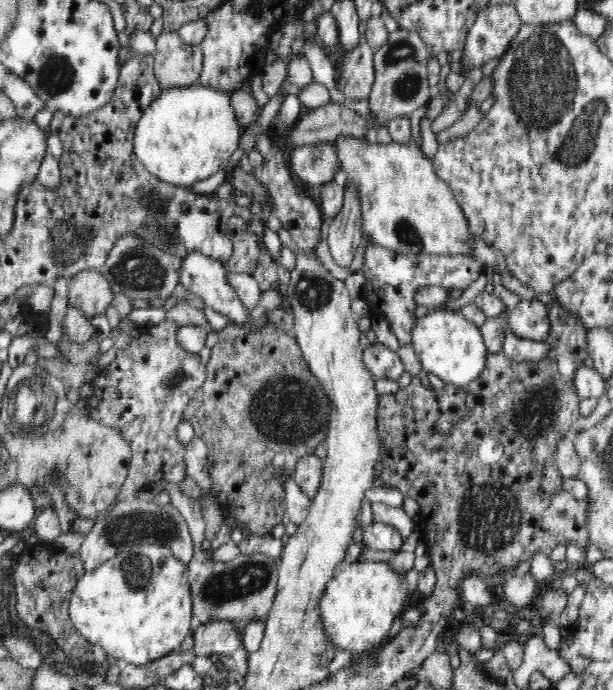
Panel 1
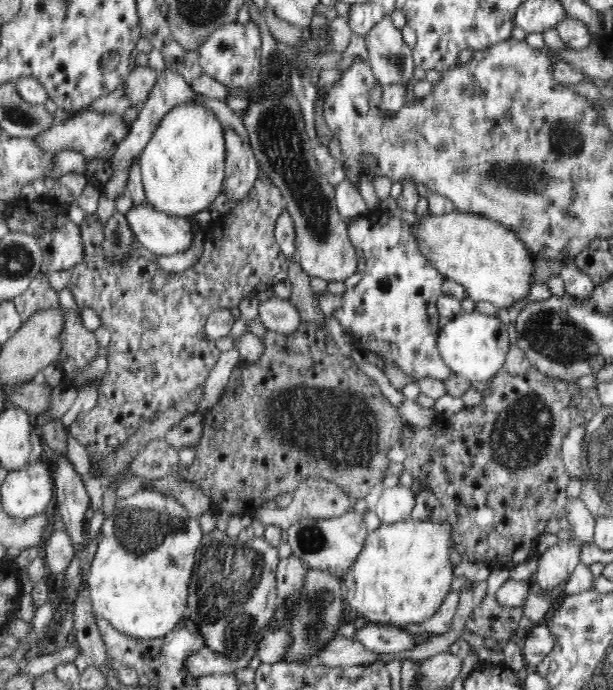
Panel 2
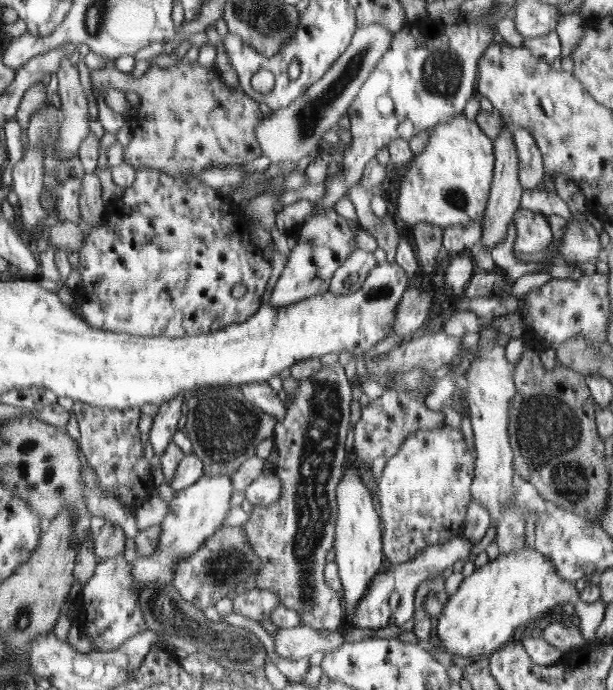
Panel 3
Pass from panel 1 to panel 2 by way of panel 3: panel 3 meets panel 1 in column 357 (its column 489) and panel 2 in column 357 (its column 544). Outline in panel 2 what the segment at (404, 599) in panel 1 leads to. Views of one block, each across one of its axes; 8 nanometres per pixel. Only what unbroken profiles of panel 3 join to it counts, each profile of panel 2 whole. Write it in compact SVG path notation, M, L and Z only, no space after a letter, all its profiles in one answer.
M404 520L404 522L396 522L394 524L381 524L380 528L375 531L369 532L364 542L364 546L360 551L360 554L356 556L356 560L350 564L348 572L344 578L344 598L348 602L349 606L356 610L359 616L364 617L367 622L378 623L384 625L395 626L397 628L403 628L408 624L420 624L426 622L429 618L434 616L434 613L438 612L440 606L444 606L443 602L446 602L448 594L451 593L450 586L452 586L452 580L454 580L454 567L450 563L450 548L452 548L452 526L449 522L439 524L438 522L432 522L432 520Z

